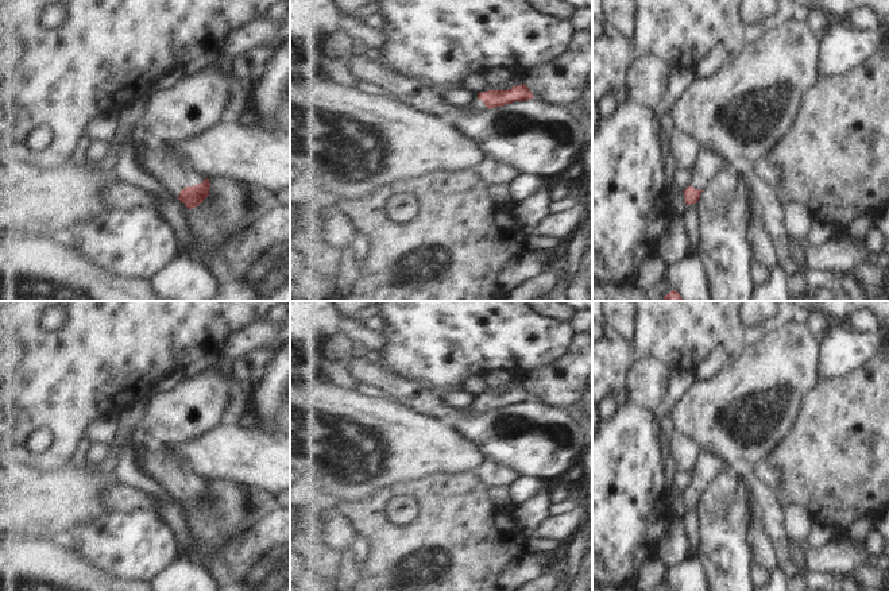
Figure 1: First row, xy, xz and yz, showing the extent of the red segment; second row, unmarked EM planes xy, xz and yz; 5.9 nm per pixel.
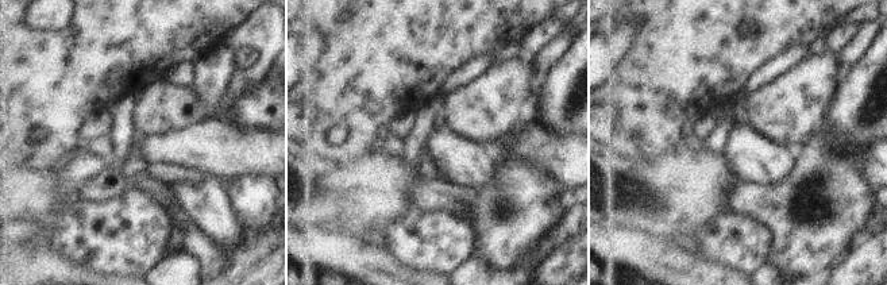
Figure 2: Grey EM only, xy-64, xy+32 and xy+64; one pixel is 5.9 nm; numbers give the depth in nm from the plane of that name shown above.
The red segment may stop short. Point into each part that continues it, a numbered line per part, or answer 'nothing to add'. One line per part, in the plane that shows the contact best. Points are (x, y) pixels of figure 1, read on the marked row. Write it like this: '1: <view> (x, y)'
1: xy (171, 170)

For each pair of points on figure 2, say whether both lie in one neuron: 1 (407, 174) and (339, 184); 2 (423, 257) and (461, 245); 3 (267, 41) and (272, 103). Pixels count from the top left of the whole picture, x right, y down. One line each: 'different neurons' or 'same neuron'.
1: same neuron
2: same neuron
3: different neurons

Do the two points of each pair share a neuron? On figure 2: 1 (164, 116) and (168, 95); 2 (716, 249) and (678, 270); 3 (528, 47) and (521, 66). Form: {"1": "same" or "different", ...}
{"1": "same", "2": "different", "3": "different"}

